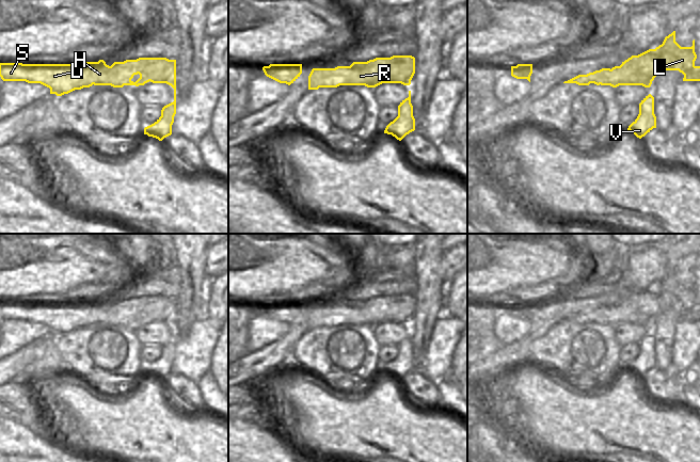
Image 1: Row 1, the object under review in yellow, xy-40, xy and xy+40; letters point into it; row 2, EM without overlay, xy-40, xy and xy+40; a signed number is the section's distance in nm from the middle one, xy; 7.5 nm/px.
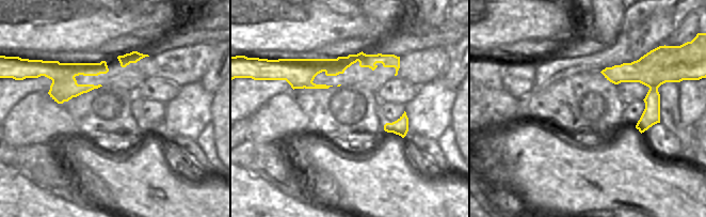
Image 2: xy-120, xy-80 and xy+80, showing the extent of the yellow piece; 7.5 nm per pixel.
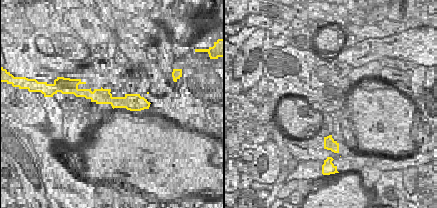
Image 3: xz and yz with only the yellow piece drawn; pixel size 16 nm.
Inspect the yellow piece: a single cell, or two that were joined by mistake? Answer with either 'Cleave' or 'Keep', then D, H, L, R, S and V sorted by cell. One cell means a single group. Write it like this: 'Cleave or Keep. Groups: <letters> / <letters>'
Cleave. Groups: D S / H L R V

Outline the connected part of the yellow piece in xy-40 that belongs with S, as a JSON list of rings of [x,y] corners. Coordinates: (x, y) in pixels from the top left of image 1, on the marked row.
[[[89,62],[77,64],[22,64],[0,63],[3,81],[41,83],[50,89],[50,94],[62,96],[75,90],[90,87],[97,82],[89,76]]]

